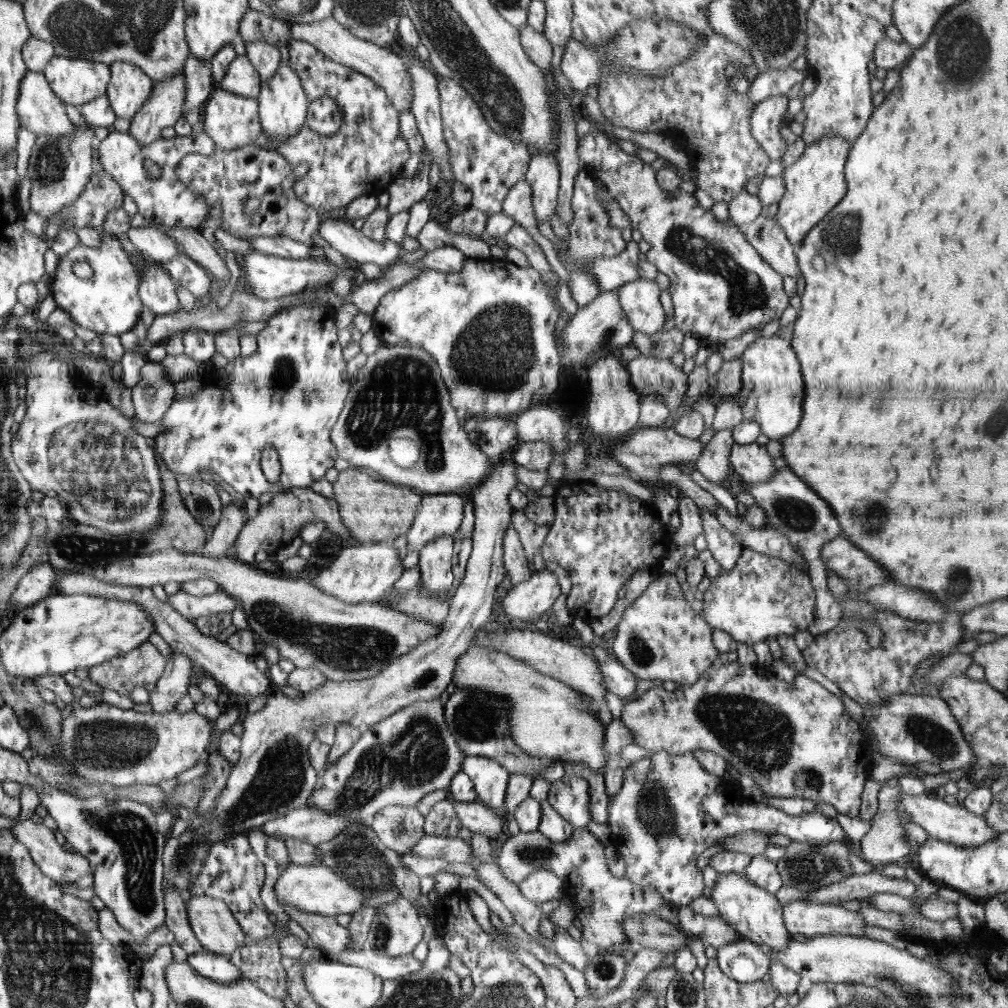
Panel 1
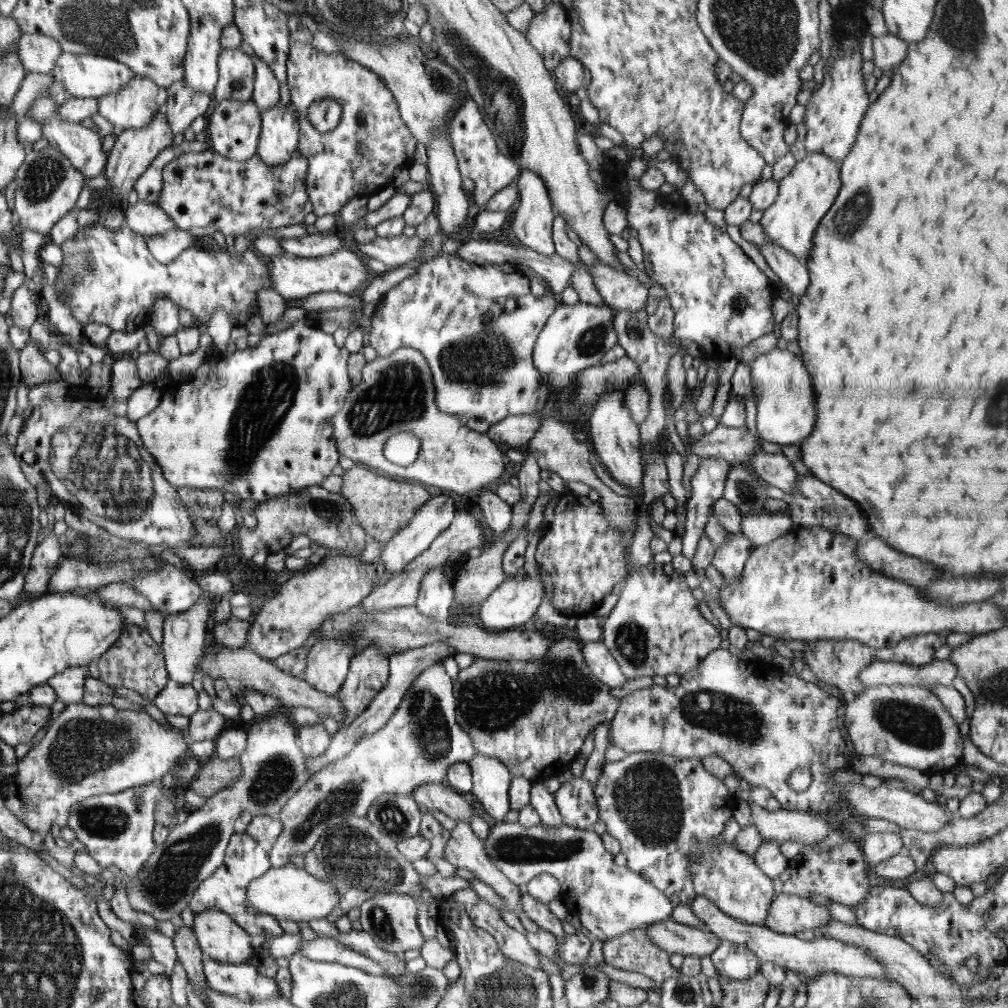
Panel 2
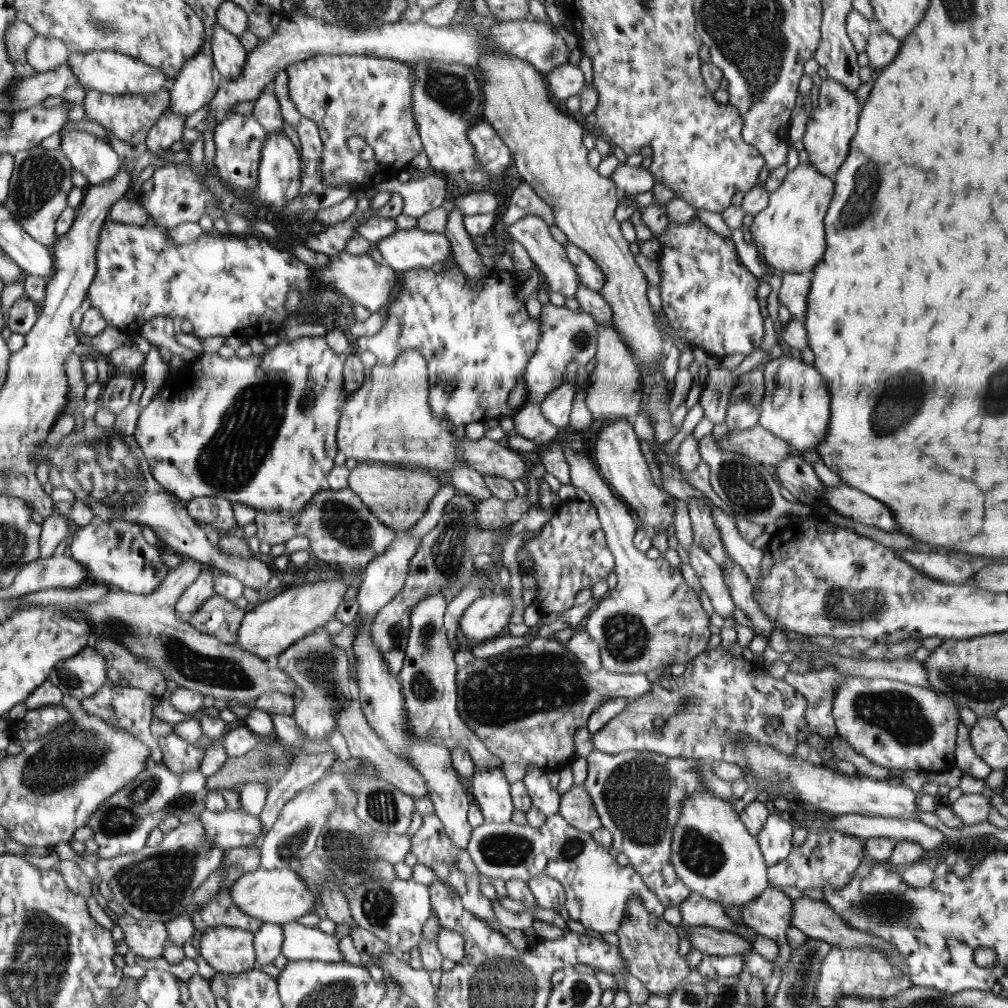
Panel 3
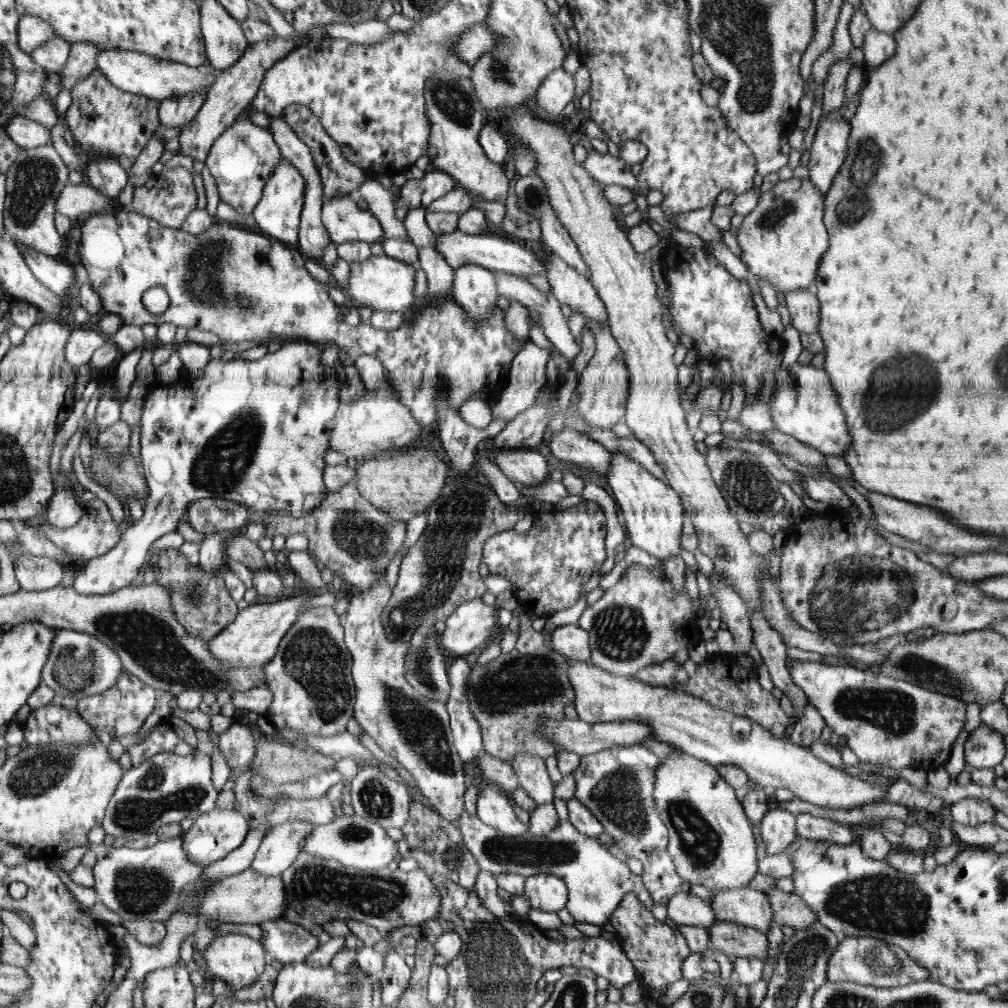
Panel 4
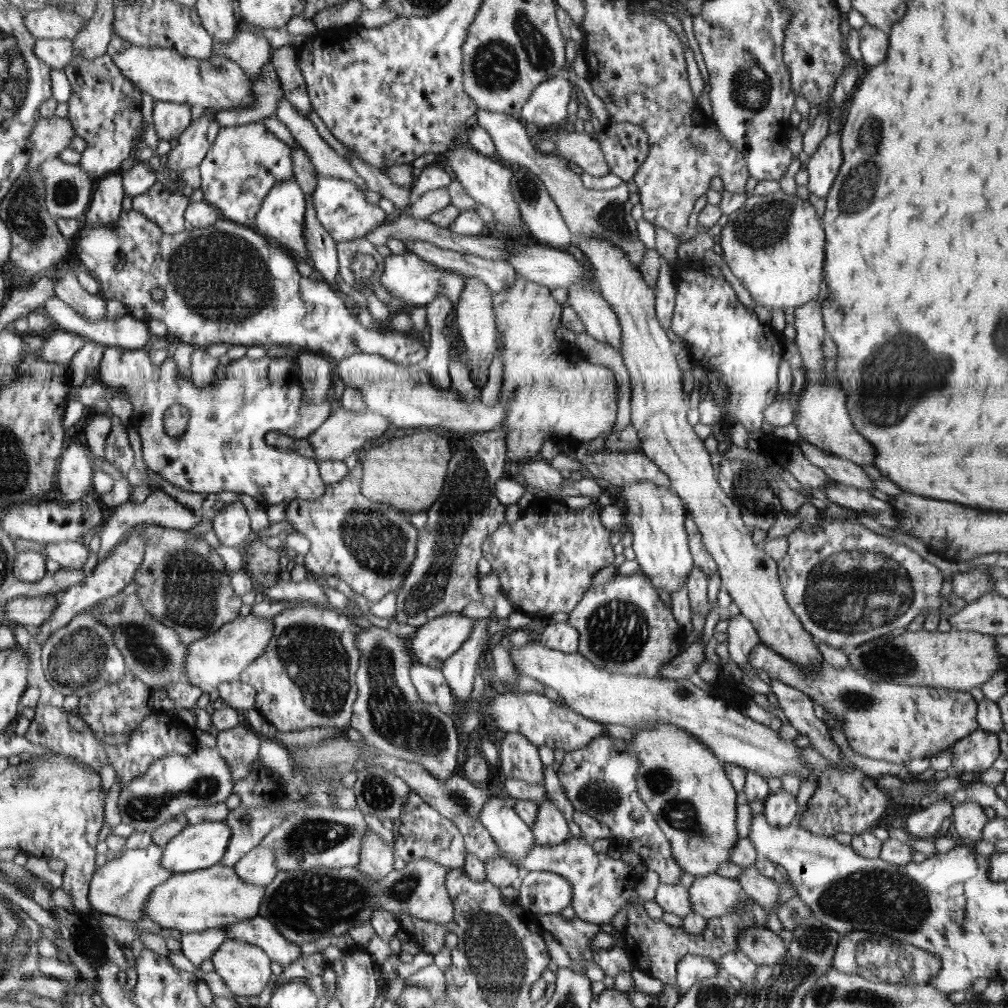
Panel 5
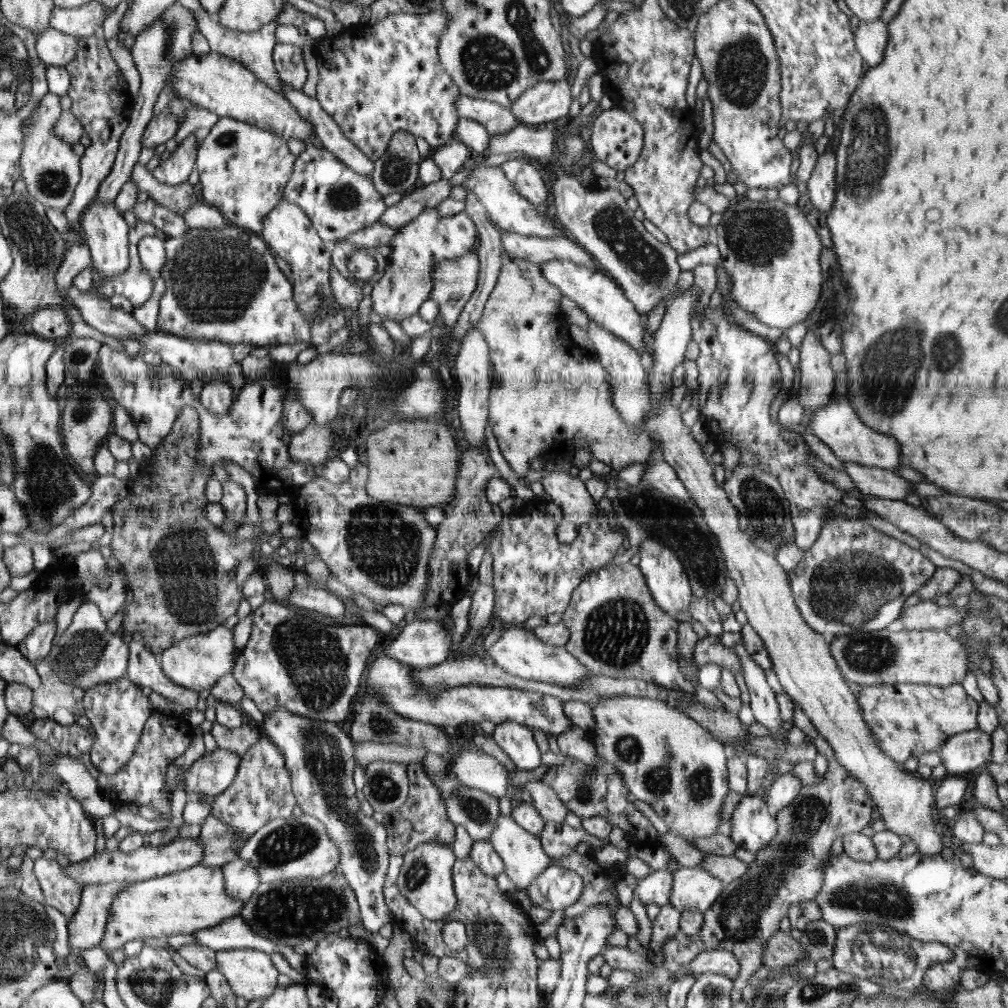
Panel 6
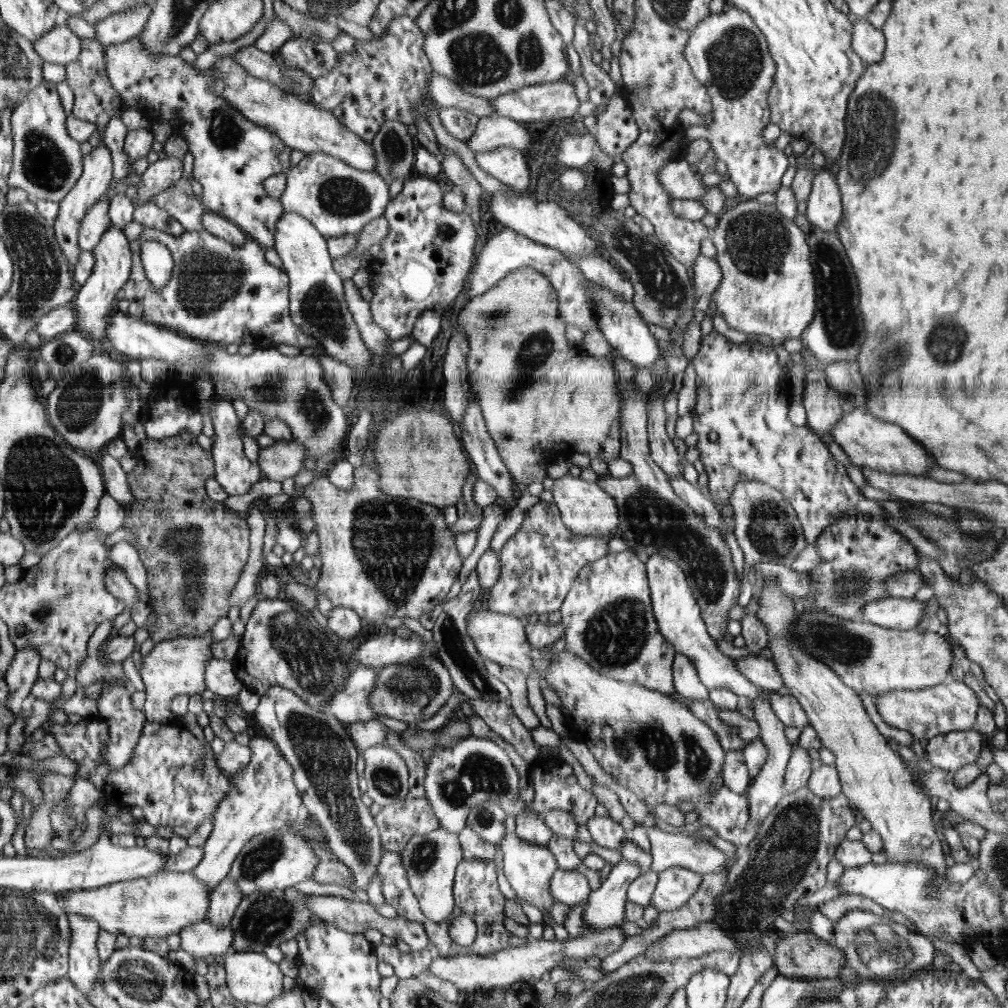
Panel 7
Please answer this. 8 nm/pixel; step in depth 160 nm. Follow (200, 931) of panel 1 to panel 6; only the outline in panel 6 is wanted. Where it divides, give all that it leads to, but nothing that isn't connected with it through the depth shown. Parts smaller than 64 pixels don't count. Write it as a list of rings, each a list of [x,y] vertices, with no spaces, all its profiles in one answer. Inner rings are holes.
[[[232,949],[215,952],[217,969],[224,975],[233,993],[242,996],[248,1001],[265,999],[276,991],[276,980],[278,980],[278,970],[270,962],[268,953],[258,949]]]

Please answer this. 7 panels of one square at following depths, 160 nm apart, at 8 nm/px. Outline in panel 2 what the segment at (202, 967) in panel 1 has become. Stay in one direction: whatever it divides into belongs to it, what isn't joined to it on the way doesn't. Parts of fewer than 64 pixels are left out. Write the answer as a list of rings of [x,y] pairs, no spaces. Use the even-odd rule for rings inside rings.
[[[205,958],[203,971],[207,984],[216,992],[237,997],[238,1000],[270,1000],[281,996],[276,981],[269,976],[264,976],[255,966],[246,963],[228,964],[218,960]]]

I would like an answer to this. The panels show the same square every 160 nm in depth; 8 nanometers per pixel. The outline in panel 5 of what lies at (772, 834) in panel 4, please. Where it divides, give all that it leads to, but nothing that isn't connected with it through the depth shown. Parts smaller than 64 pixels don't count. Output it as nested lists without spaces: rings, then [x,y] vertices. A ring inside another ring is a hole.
[[[782,790],[769,794],[764,802],[764,816],[766,822],[774,828],[786,828],[796,819],[799,806],[797,797]]]

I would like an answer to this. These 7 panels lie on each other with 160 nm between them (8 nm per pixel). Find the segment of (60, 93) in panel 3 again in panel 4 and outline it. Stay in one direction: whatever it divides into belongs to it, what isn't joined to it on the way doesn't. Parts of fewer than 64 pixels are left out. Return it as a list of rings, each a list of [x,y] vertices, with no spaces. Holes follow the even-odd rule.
[[[90,41],[72,43],[66,67],[58,72],[62,88],[72,92],[72,88],[76,88],[80,80],[86,80],[96,69],[96,61],[100,52],[102,52],[101,48]]]

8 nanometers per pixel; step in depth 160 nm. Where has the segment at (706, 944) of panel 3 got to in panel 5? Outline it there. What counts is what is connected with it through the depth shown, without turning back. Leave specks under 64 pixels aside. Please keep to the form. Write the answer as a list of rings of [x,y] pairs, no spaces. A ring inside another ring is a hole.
[[[755,926],[739,934],[738,950],[758,966],[773,966],[786,954],[787,948],[780,935],[776,935],[767,927]]]

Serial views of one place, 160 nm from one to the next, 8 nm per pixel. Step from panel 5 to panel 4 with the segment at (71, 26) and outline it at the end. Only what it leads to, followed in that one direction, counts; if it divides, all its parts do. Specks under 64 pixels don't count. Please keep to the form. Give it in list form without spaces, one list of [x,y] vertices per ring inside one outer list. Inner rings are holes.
[[[22,15],[17,26],[19,47],[24,54],[31,54],[43,42],[57,36],[55,28],[37,16]]]

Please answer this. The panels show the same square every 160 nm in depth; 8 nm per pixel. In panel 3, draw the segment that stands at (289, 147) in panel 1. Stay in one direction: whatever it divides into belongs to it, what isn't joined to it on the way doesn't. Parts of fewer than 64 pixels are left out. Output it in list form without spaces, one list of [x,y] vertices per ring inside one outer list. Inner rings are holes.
[[[328,54],[296,62],[285,70],[288,75],[290,101],[302,116],[308,117],[320,127],[327,185],[337,187],[346,183],[355,183],[371,191],[396,179],[402,170],[407,170],[410,161],[422,152],[422,140],[418,136],[416,122],[412,116],[412,87],[415,84],[415,70],[412,70],[410,63],[378,58],[378,56]],[[352,136],[364,138],[366,144],[372,147],[374,150],[372,160],[361,160],[350,153],[348,139]]]

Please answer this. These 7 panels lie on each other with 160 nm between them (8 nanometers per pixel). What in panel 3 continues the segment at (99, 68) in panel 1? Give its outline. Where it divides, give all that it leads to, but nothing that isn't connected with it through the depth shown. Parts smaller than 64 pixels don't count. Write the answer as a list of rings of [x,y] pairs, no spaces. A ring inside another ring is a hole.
[[[110,50],[70,53],[65,63],[70,66],[72,74],[76,74],[85,92],[96,90],[110,95],[136,95],[156,93],[171,85],[164,72],[140,60],[134,60],[132,56],[126,56],[125,53],[110,52]]]

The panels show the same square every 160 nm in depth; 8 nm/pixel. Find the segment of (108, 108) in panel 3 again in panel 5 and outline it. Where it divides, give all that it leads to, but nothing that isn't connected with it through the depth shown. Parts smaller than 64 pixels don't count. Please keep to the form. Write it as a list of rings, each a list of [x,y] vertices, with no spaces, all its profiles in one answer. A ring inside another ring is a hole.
[[[107,53],[94,60],[73,58],[63,69],[71,85],[68,104],[68,120],[74,134],[84,139],[86,149],[81,152],[80,167],[89,177],[105,178],[120,170],[123,162],[132,155],[142,136],[142,100],[140,89],[122,76],[113,58]]]

